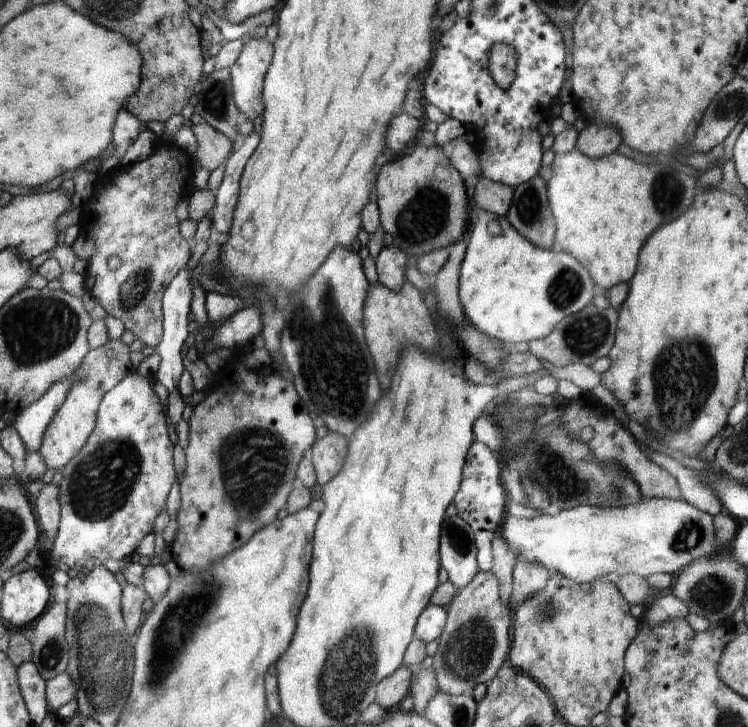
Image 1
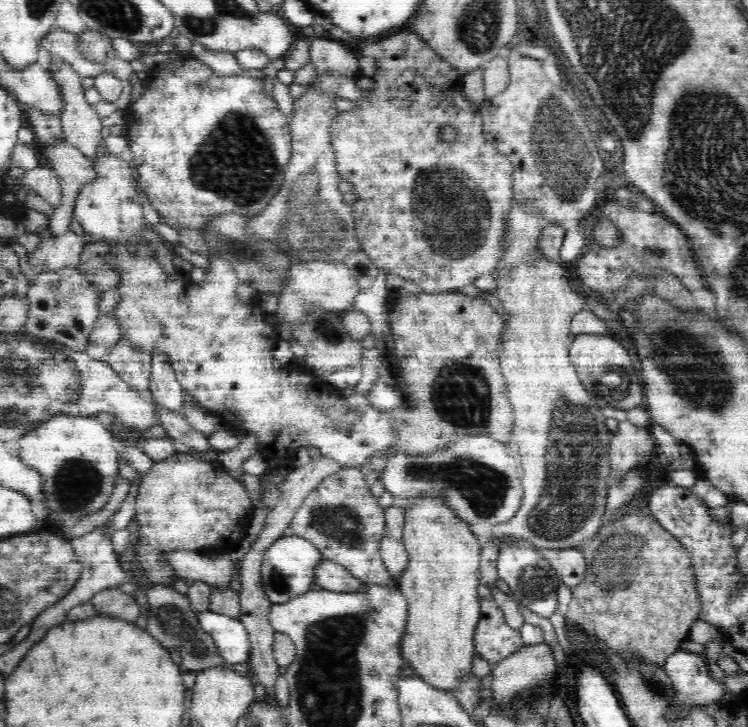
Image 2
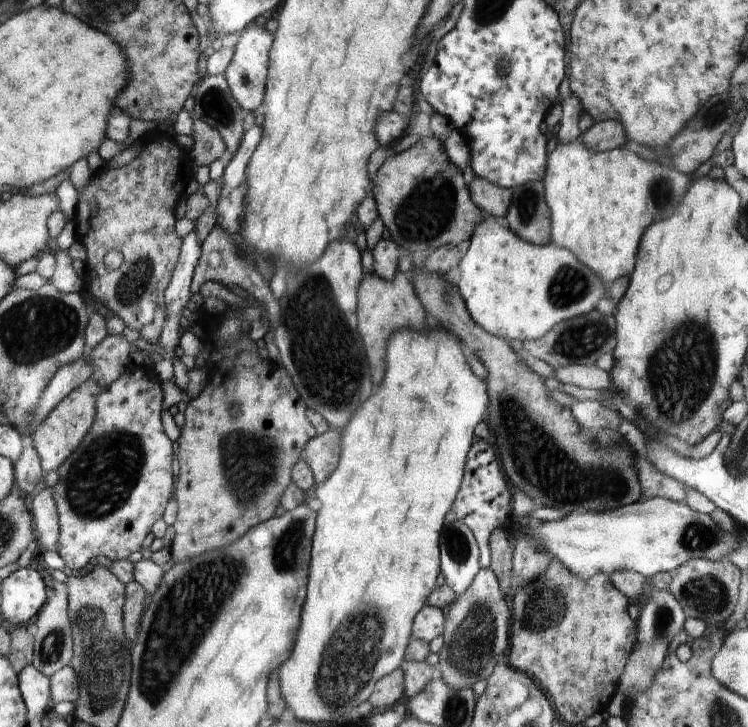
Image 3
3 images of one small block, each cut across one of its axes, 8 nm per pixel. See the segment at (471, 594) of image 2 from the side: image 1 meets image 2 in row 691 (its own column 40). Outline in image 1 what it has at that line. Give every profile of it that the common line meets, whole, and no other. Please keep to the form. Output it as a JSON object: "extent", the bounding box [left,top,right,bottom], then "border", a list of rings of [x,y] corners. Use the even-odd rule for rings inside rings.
{"extent":[40,339,133,471],"border":[[[121,339],[112,340],[100,348],[89,349],[79,369],[75,371],[78,380],[68,390],[68,396],[62,406],[52,418],[52,422],[44,432],[44,440],[40,446],[40,454],[48,469],[62,471],[64,466],[82,450],[82,446],[88,442],[96,424],[96,413],[104,394],[110,392],[133,367],[130,363],[130,347]]]}

